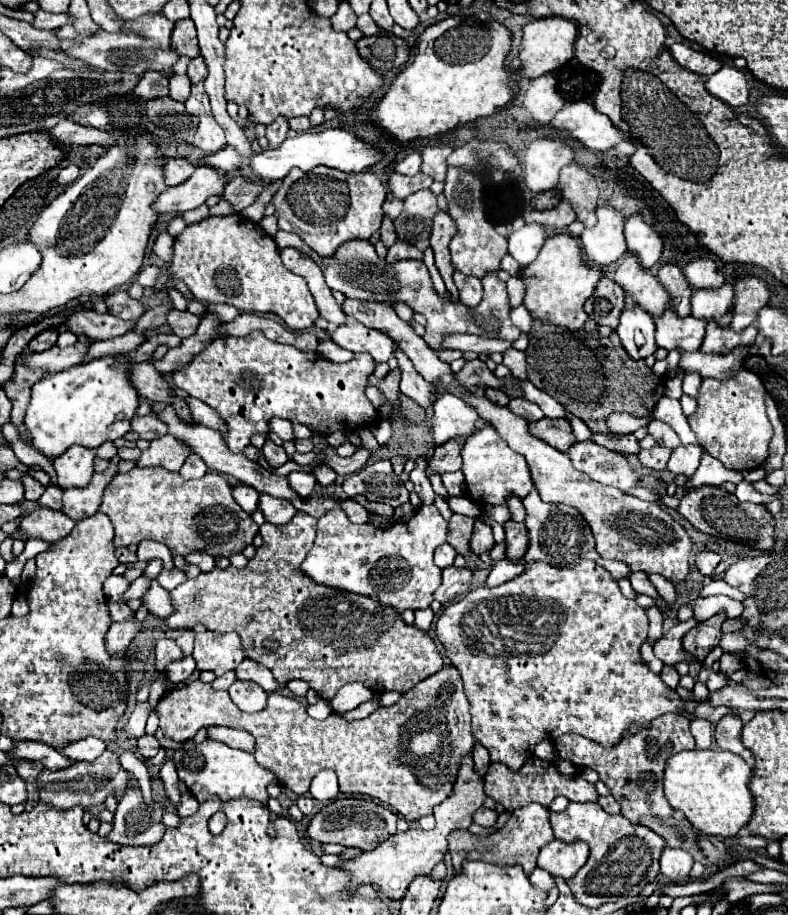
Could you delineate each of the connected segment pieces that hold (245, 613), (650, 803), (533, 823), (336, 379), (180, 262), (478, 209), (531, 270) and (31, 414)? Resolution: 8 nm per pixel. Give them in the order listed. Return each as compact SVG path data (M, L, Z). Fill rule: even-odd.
M302 511L284 525L264 523L260 527L264 545L256 551L256 555L248 561L244 569L236 569L232 565L228 569L214 567L212 571L200 573L196 579L188 579L186 583L170 591L176 613L166 617L166 625L170 629L192 629L196 623L202 623L218 633L234 631L242 641L246 657L268 667L280 687L286 687L286 683L292 679L302 679L326 701L334 699L336 691L342 685L354 681L368 687L374 695L382 695L386 691L406 693L422 679L440 671L444 663L440 651L436 649L436 643L426 631L420 631L416 625L406 625L400 611L382 605L374 597L326 587L314 583L308 575L302 575L300 565L316 539L316 523L318 521L314 517ZM268 637L280 643L278 651L264 651L264 639Z
M662 715L652 721L650 729L644 729L624 739L616 747L602 747L592 739L586 739L582 735L572 735L572 733L558 737L554 745L562 759L568 759L578 767L594 769L600 775L600 781L610 789L612 797L622 807L622 815L630 823L640 821L640 817L644 815L656 815L656 817L672 815L672 807L662 791L664 763L674 753L696 749L694 737L690 733L690 719L684 715Z
M528 803L526 807L514 809L510 821L500 831L484 837L484 835L472 835L468 829L454 829L448 835L448 845L450 845L450 855L456 873L460 873L462 861L480 859L496 865L522 865L526 875L530 875L536 869L536 859L540 849L552 839L554 833L550 827L550 811L538 803Z
M252 331L246 337L216 337L202 353L174 373L174 385L214 407L226 419L228 433L224 441L230 451L240 453L250 443L250 435L270 433L268 425L274 417L312 427L312 431L322 435L330 435L334 431L352 433L364 425L370 425L376 419L376 409L366 397L366 387L374 367L376 361L368 353L356 353L348 363L332 363L320 355L298 351L292 345L270 341L260 331Z
M236 213L226 217L208 217L200 223L186 227L174 241L174 257L170 263L170 273L172 277L166 283L166 287L174 287L176 279L182 279L192 291L194 299L198 301L226 303L240 311L250 311L250 313L274 313L294 331L308 329L318 319L318 309L304 277L284 267L274 239L266 235L258 223L252 223Z
M448 167L444 195L448 199L450 217L458 225L458 233L450 243L450 255L452 255L454 267L458 271L462 271L464 275L476 275L476 277L482 277L488 271L498 271L500 269L500 259L508 251L506 249L506 237L498 235L494 231L494 227L484 217L480 179L472 171L466 171L466 169L460 169L460 167Z
M556 233L546 239L546 247L540 251L534 263L520 271L520 277L526 285L524 305L536 319L566 327L570 331L578 331L588 319L584 303L594 293L602 271L584 263L580 243L572 235Z
M100 357L88 363L70 367L60 373L50 373L42 381L32 387L32 399L26 411L26 427L32 435L32 445L46 457L62 455L72 445L82 445L88 449L96 449L106 441L116 441L130 431L130 421L138 409L138 391L130 383L132 363L128 357Z

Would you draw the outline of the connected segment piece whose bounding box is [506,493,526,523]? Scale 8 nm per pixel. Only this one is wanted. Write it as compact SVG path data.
M510 493L510 497L508 497L508 509L510 509L510 515L512 515L512 521L524 521L524 517L526 517L526 511L524 511L524 507L522 507L522 501L516 497L516 495L512 495Z

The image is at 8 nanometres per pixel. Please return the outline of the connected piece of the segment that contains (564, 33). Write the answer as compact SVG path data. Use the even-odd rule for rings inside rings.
M544 17L528 23L524 27L524 39L518 59L512 61L514 69L520 69L522 77L534 79L544 73L556 71L574 57L574 41L578 37L578 25L566 17Z

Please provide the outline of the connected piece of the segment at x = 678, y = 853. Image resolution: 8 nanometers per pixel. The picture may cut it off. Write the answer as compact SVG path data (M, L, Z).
M664 847L662 857L660 857L660 871L666 877L670 877L670 881L684 883L684 881L688 881L688 873L692 869L692 863L694 863L694 859L686 851Z

